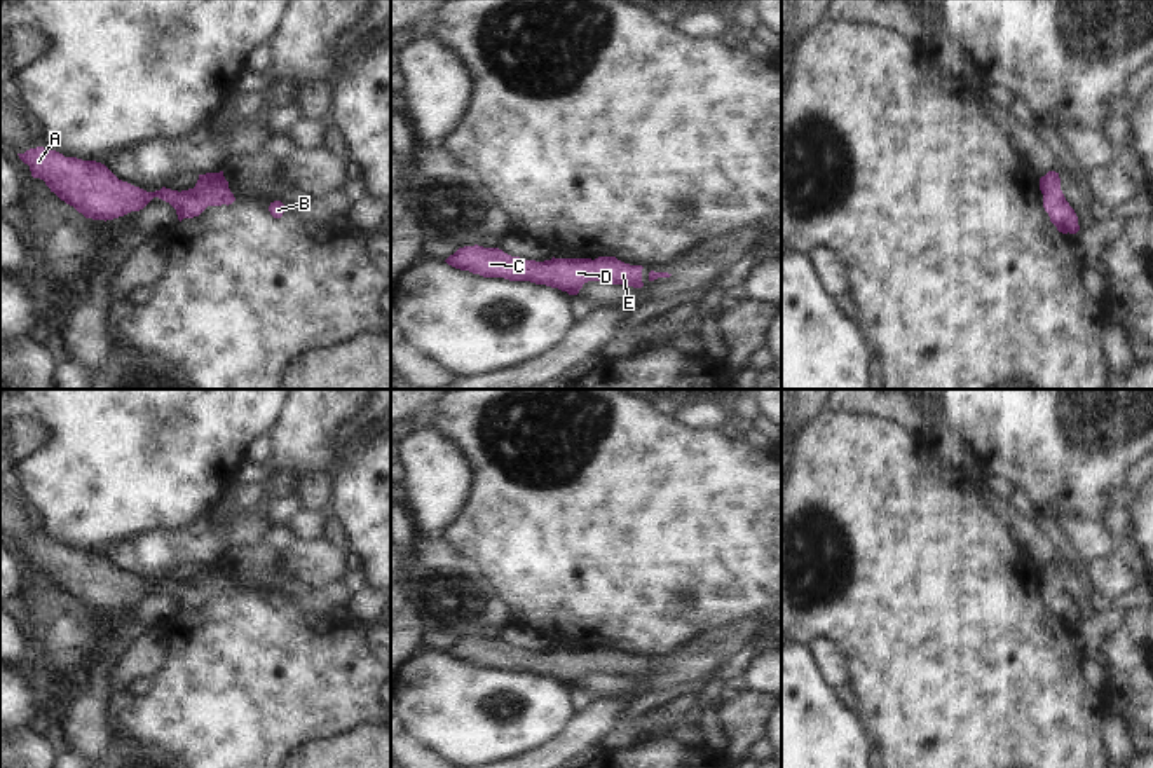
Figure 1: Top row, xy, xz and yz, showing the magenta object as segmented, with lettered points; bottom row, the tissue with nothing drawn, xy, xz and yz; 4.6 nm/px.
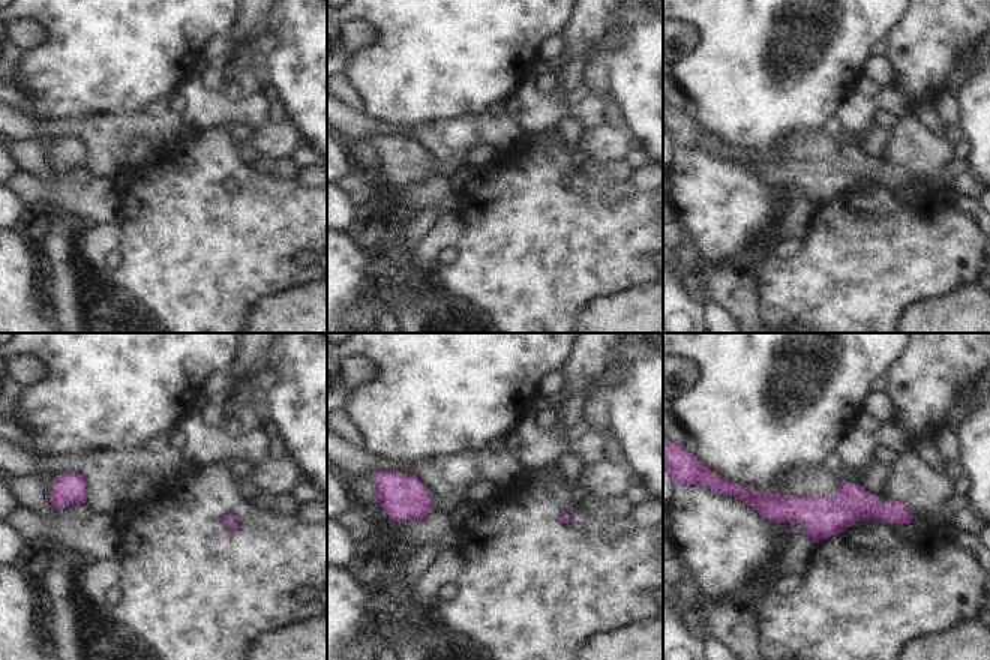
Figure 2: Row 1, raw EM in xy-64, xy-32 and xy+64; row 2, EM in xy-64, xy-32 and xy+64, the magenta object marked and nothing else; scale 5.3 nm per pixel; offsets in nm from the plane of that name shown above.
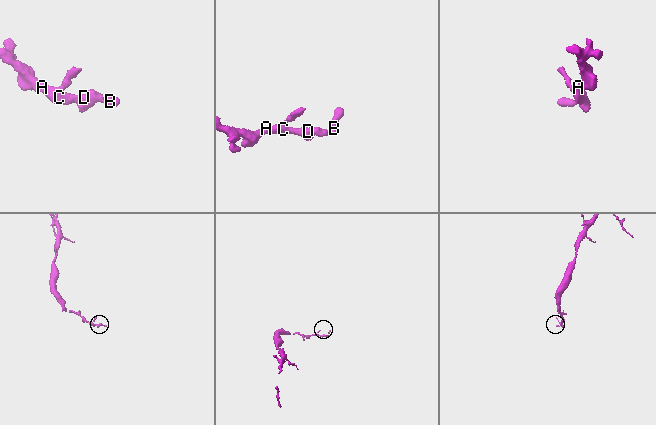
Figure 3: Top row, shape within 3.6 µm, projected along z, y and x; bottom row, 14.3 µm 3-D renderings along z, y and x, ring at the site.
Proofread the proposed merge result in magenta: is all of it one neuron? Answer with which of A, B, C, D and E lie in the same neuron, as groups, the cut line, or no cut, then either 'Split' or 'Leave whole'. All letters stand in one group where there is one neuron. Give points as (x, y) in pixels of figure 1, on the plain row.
Groups: A B C D E. No split. Leave whole.

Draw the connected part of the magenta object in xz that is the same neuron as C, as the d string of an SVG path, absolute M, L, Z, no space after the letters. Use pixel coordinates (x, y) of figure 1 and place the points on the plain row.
M464 637L445 651L448 656L480 665L483 669L504 669L509 672L530 672L577 686L584 674L602 672L642 679L642 656L630 656L616 648L551 649L544 653L511 648L499 639Z

